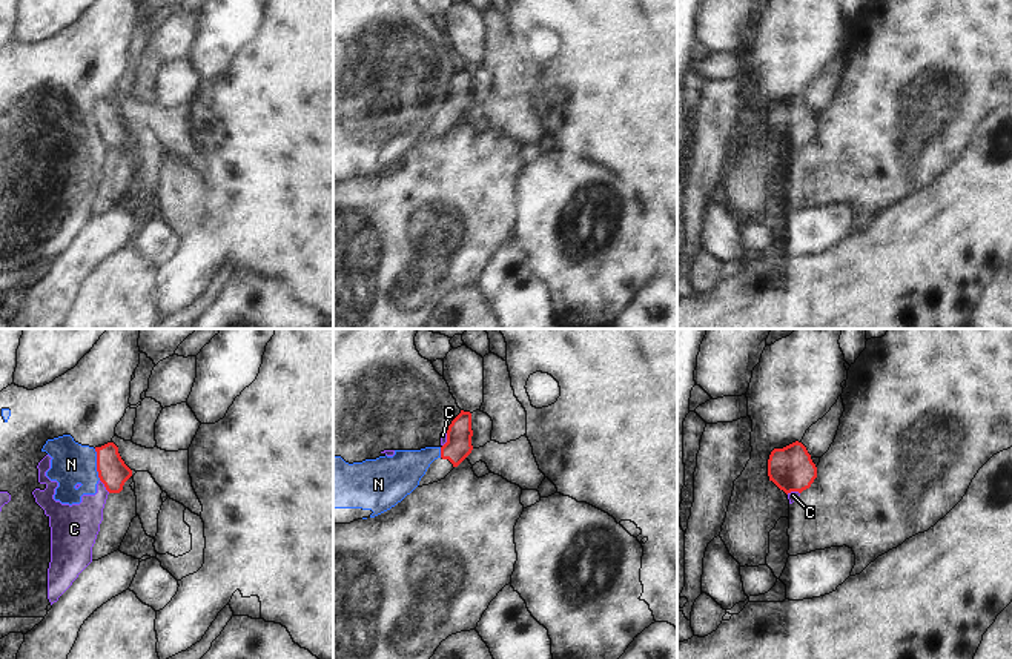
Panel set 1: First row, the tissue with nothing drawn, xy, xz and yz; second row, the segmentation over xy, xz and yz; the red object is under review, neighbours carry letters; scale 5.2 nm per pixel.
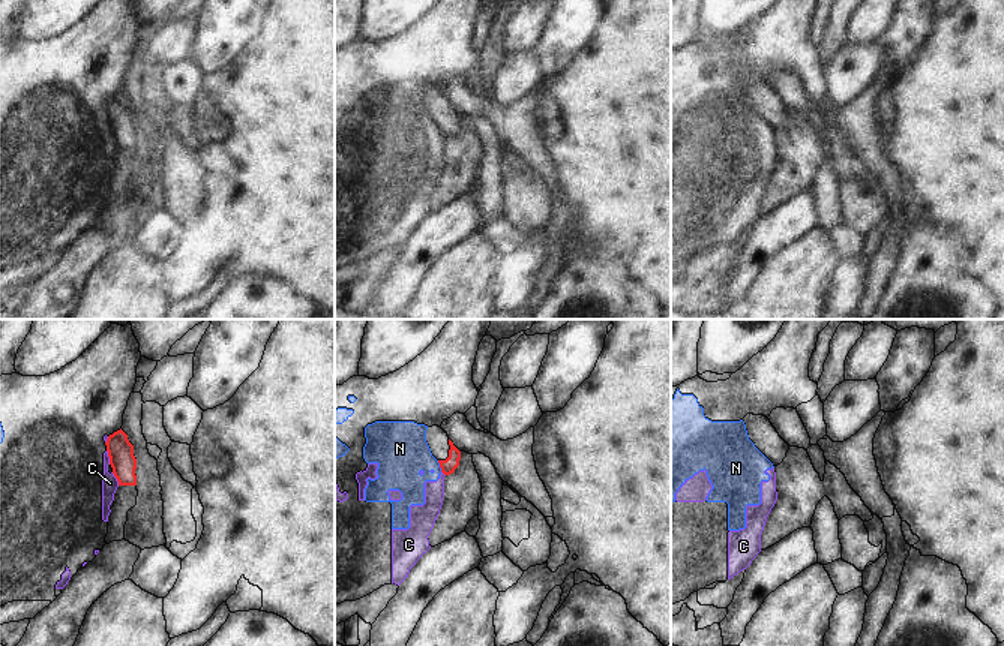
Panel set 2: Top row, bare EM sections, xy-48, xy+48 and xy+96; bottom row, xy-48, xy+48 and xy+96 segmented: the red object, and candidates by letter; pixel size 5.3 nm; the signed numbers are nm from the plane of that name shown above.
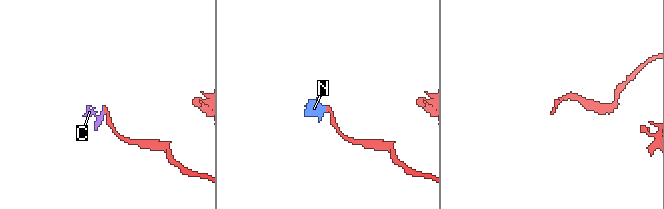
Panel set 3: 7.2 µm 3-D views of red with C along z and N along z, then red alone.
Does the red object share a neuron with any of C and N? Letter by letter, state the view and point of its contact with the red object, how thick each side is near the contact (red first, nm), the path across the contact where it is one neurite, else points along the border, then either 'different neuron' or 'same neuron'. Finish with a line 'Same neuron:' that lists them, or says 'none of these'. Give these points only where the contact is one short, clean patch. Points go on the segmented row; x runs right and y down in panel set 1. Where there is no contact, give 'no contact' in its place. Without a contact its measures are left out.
C: xy (105, 486) | 160/220 nm | along xy (100, 480), (109, 492) | different neuron
N: xy (97, 464) | 160/220 nm | along xy (94, 449), (100, 480) | different neuron
Same neuron: none of these

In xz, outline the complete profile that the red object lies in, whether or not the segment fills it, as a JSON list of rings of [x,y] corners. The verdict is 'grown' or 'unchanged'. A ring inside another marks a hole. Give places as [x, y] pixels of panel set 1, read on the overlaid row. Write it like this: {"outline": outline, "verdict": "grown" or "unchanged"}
{"outline": [[[461,410],[448,426],[441,456],[430,464],[418,487],[438,482],[458,467],[473,450],[471,436],[471,413]]], "verdict": "grown"}

